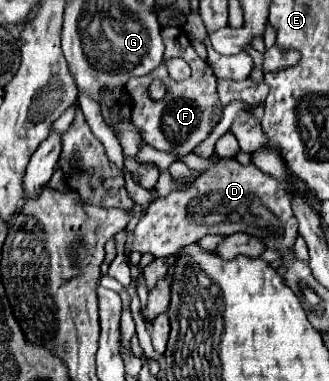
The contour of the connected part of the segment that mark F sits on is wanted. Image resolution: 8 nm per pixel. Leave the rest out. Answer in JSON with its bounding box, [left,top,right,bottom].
[127,26,223,158]

